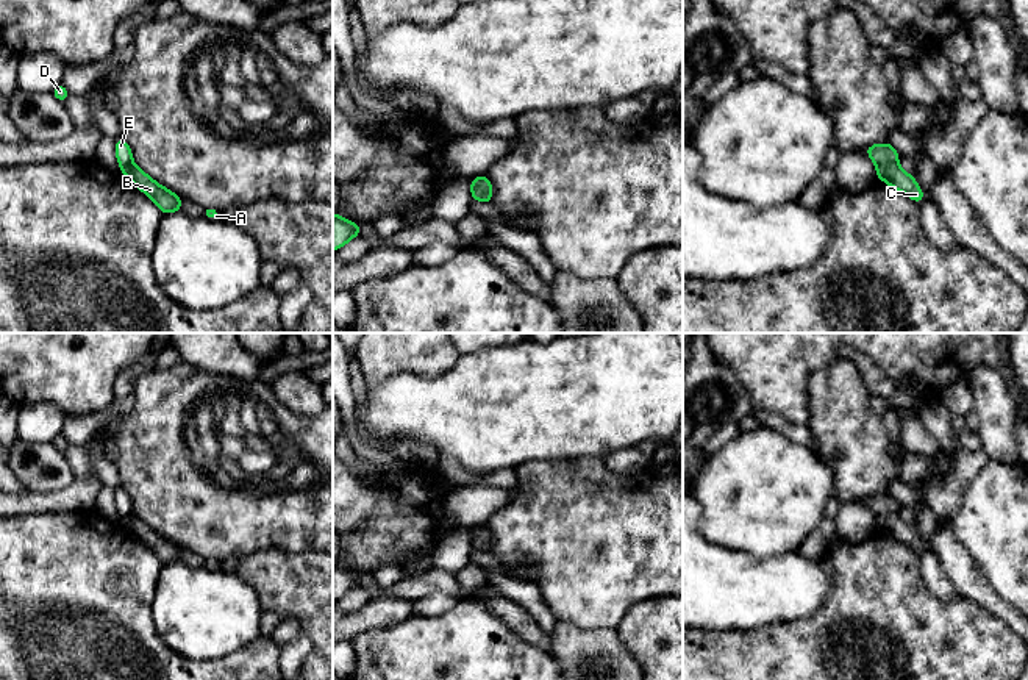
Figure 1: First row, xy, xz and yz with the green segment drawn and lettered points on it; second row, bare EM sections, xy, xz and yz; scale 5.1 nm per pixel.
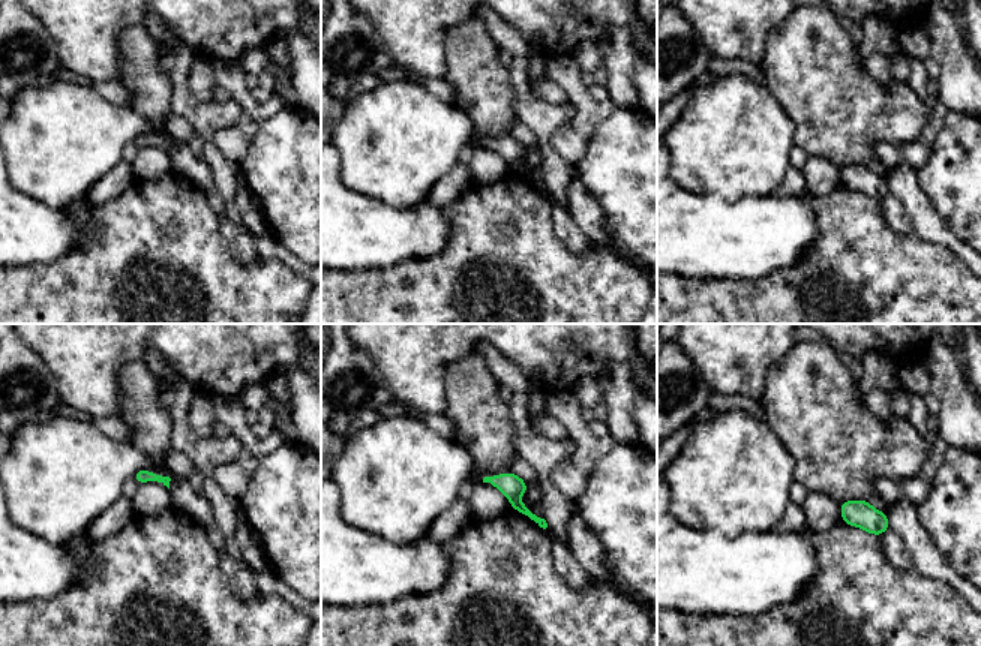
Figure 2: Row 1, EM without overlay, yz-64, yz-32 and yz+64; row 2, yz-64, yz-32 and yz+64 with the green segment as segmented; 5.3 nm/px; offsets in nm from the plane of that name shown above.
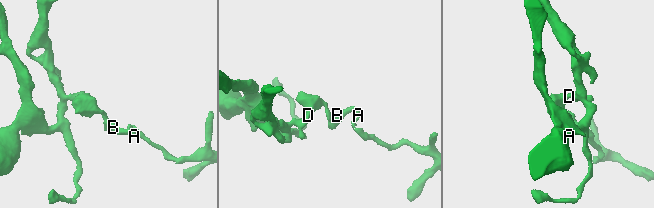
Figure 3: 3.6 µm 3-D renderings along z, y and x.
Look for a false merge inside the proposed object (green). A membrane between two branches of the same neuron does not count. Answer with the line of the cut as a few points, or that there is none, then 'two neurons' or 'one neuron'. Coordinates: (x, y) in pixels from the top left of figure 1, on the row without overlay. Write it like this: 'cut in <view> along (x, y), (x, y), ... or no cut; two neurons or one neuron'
cut in yz along (895, 513), (877, 518); two neurons

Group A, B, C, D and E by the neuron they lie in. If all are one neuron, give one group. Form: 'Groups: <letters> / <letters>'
Groups: A B C / D E

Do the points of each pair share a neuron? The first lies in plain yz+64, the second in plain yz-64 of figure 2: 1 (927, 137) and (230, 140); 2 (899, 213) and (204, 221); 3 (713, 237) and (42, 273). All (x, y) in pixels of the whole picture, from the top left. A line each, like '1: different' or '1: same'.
1: same
2: different
3: different

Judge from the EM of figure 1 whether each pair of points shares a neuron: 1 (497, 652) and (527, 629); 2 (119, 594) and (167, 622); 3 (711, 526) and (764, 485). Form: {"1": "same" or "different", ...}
{"1": "different", "2": "different", "3": "same"}

